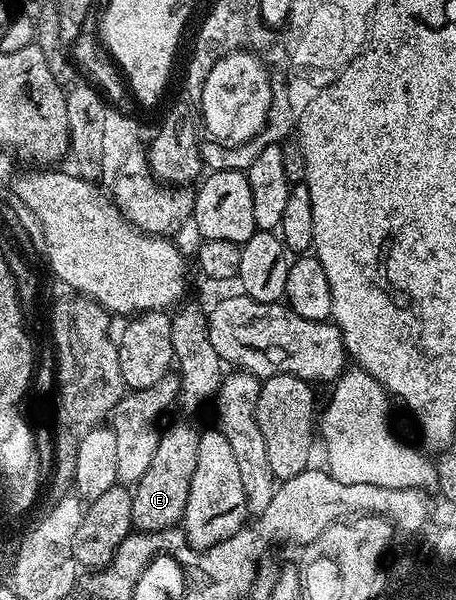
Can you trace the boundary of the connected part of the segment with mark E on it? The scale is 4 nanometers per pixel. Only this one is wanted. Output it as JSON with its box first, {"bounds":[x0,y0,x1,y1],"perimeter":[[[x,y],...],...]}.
{"bounds":[132,423,200,532],"perimeter":[[[175,423],[162,428],[157,441],[157,453],[145,477],[134,484],[132,497],[132,528],[136,532],[165,530],[180,522],[185,513],[185,501],[189,501],[189,485],[193,481],[193,469],[197,469],[197,445],[200,432],[187,423]]]}

